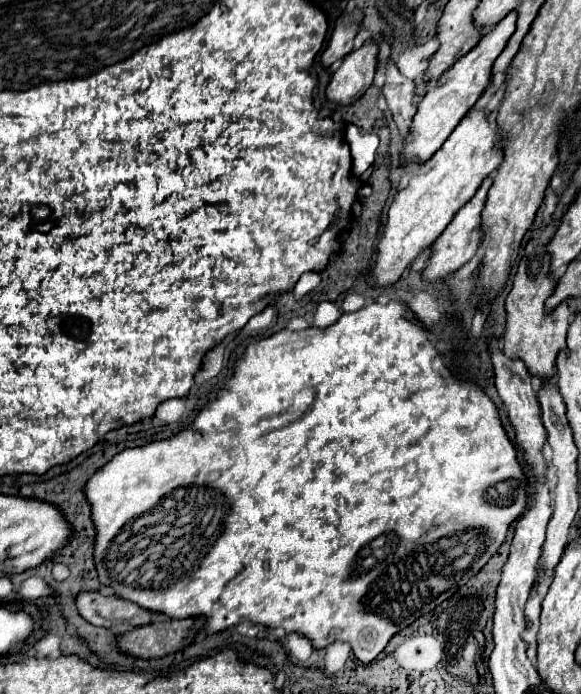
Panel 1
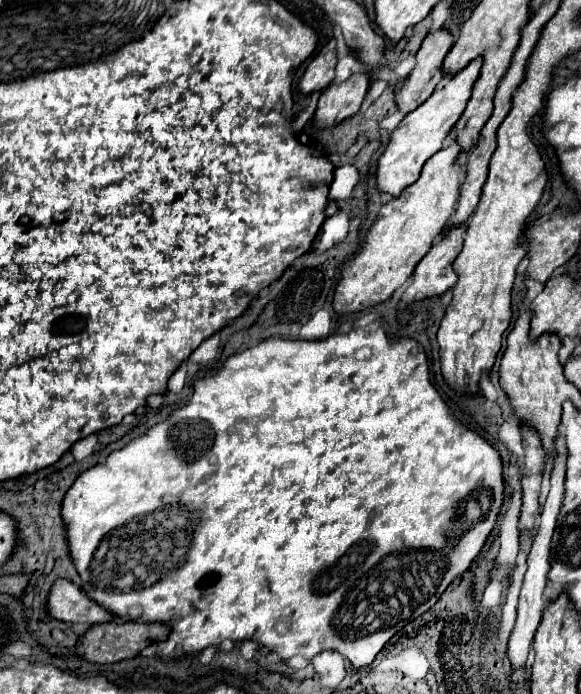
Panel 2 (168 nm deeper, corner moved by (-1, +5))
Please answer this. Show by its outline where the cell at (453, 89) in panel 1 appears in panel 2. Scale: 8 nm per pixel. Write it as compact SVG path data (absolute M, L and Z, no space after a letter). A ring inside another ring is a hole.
M480 58L474 60L472 64L468 64L462 72L458 72L458 76L452 76L444 84L442 90L434 92L424 104L420 104L414 112L410 112L398 124L398 128L390 136L390 144L386 146L384 154L378 158L378 166L376 166L376 186L382 194L400 196L402 188L406 188L406 186L414 184L414 180L418 180L424 162L442 148L446 134L462 116L466 102L470 98L470 88L476 82L478 74L480 74Z

